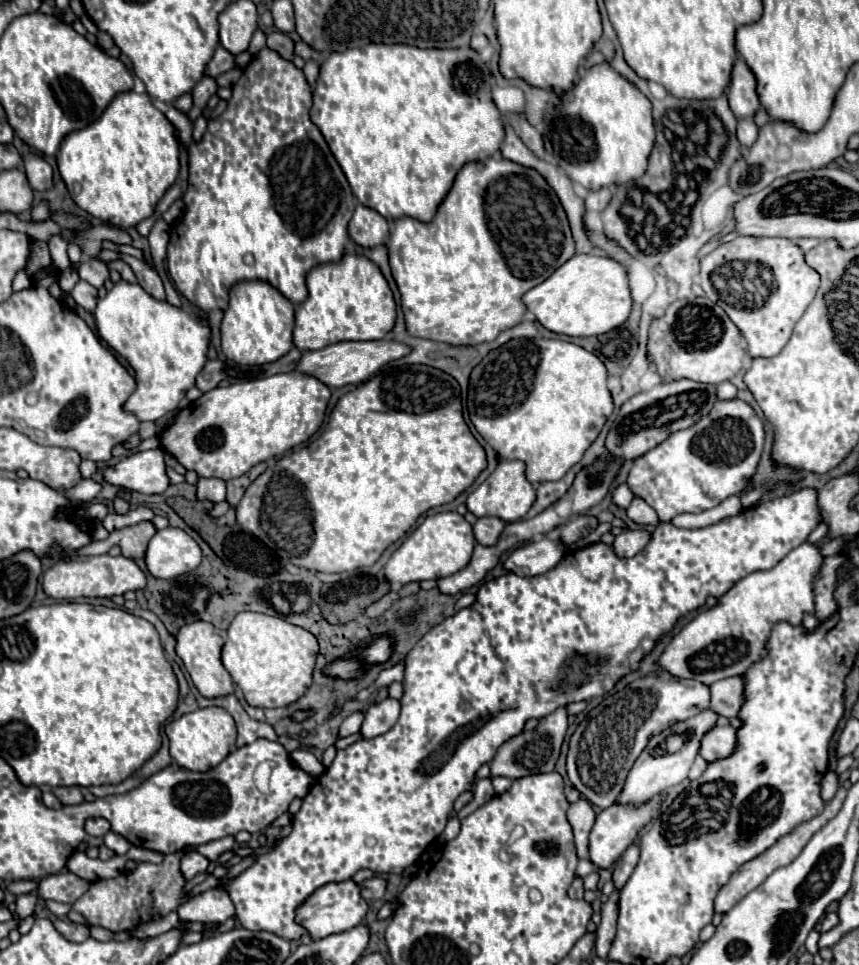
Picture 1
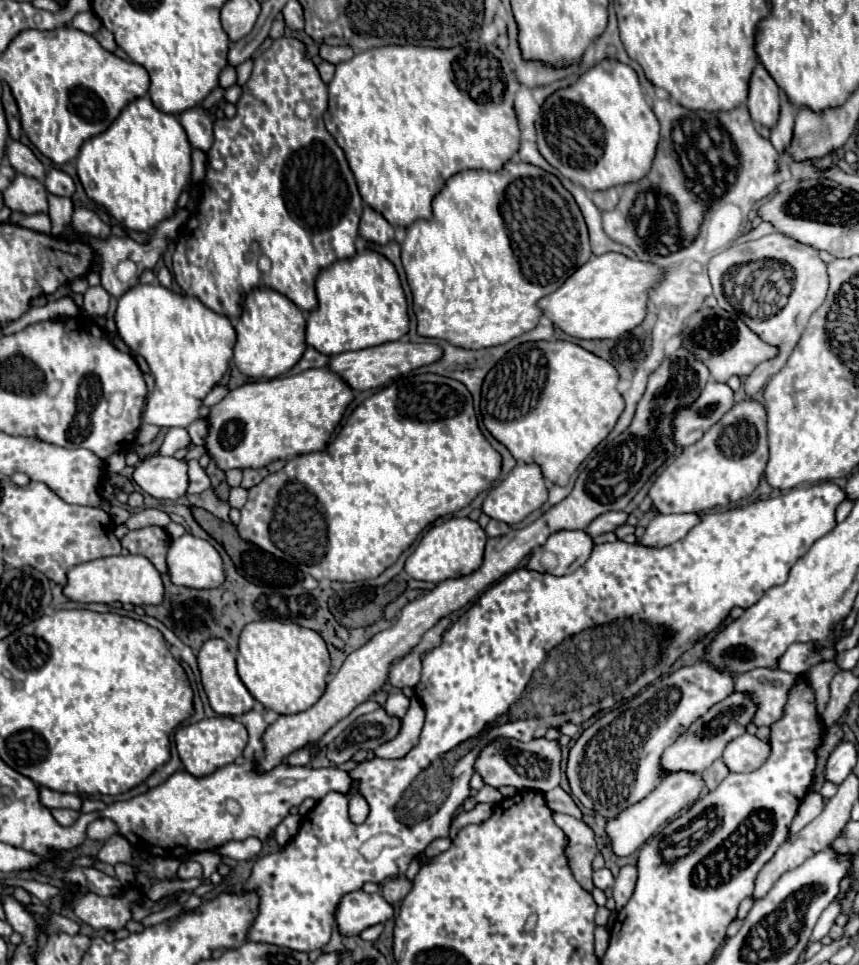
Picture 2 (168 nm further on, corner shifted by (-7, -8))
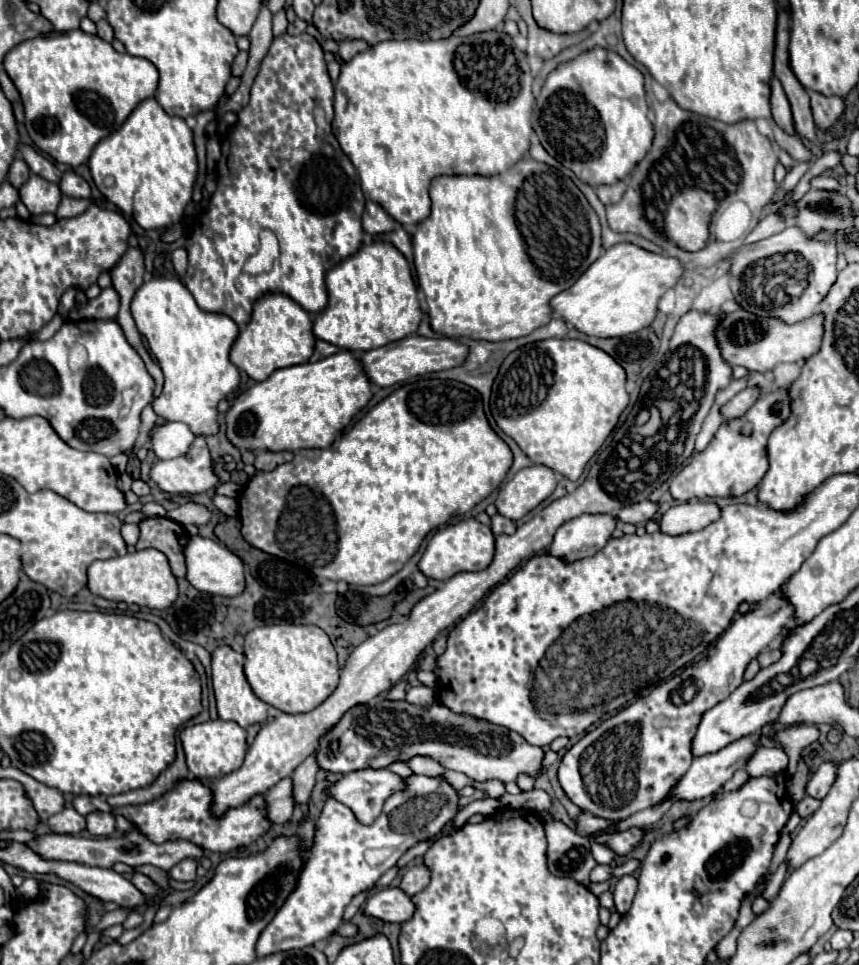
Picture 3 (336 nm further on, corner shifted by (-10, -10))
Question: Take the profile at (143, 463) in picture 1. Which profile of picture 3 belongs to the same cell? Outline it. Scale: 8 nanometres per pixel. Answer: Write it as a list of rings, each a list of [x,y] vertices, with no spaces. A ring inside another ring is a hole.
[[[196,438],[186,456],[154,462],[150,480],[168,494],[202,494],[214,490],[218,478],[212,472],[206,440]]]

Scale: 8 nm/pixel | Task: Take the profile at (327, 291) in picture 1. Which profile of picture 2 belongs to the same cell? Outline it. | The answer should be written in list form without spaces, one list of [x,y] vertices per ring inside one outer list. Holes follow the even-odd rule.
[[[365,250],[361,254],[355,254],[349,260],[333,262],[329,268],[321,270],[321,274],[317,276],[315,288],[317,288],[319,306],[307,318],[307,344],[323,354],[335,356],[347,350],[363,350],[363,348],[379,346],[385,342],[399,340],[409,332],[407,298],[405,298],[399,274],[391,264],[391,260],[387,260],[379,252]]]

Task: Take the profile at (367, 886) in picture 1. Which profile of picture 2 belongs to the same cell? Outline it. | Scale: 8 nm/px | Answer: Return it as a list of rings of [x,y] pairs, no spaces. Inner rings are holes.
[[[399,876],[399,878],[393,878],[387,884],[383,884],[383,890],[381,892],[383,892],[383,896],[385,896],[387,902],[395,904],[401,898],[405,898],[411,888],[413,888],[413,882],[409,878],[405,878],[405,876]]]

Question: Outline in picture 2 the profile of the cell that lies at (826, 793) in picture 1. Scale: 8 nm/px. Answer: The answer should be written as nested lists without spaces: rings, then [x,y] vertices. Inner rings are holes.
[[[809,792],[805,796],[805,800],[801,802],[801,808],[797,812],[797,816],[793,818],[791,824],[791,834],[797,834],[803,826],[807,826],[815,816],[819,816],[823,810],[823,798],[817,792]]]

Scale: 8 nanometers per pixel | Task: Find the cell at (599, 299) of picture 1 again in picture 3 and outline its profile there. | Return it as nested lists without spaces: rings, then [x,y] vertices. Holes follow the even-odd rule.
[[[616,244],[608,248],[568,290],[556,294],[550,300],[550,306],[554,312],[558,312],[564,318],[566,324],[572,324],[576,330],[584,332],[586,336],[622,338],[652,324],[660,296],[678,282],[680,274],[682,274],[682,266],[676,258],[652,254],[634,244]]]

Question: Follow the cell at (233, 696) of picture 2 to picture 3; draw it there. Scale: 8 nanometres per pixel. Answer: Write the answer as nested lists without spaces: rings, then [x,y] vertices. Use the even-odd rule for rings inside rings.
[[[220,646],[212,652],[212,686],[214,686],[214,696],[216,696],[216,706],[218,706],[218,716],[222,720],[232,720],[238,722],[242,728],[250,724],[262,724],[266,720],[266,710],[268,704],[262,702],[250,688],[244,670],[242,670],[244,656],[232,650],[230,646]]]

